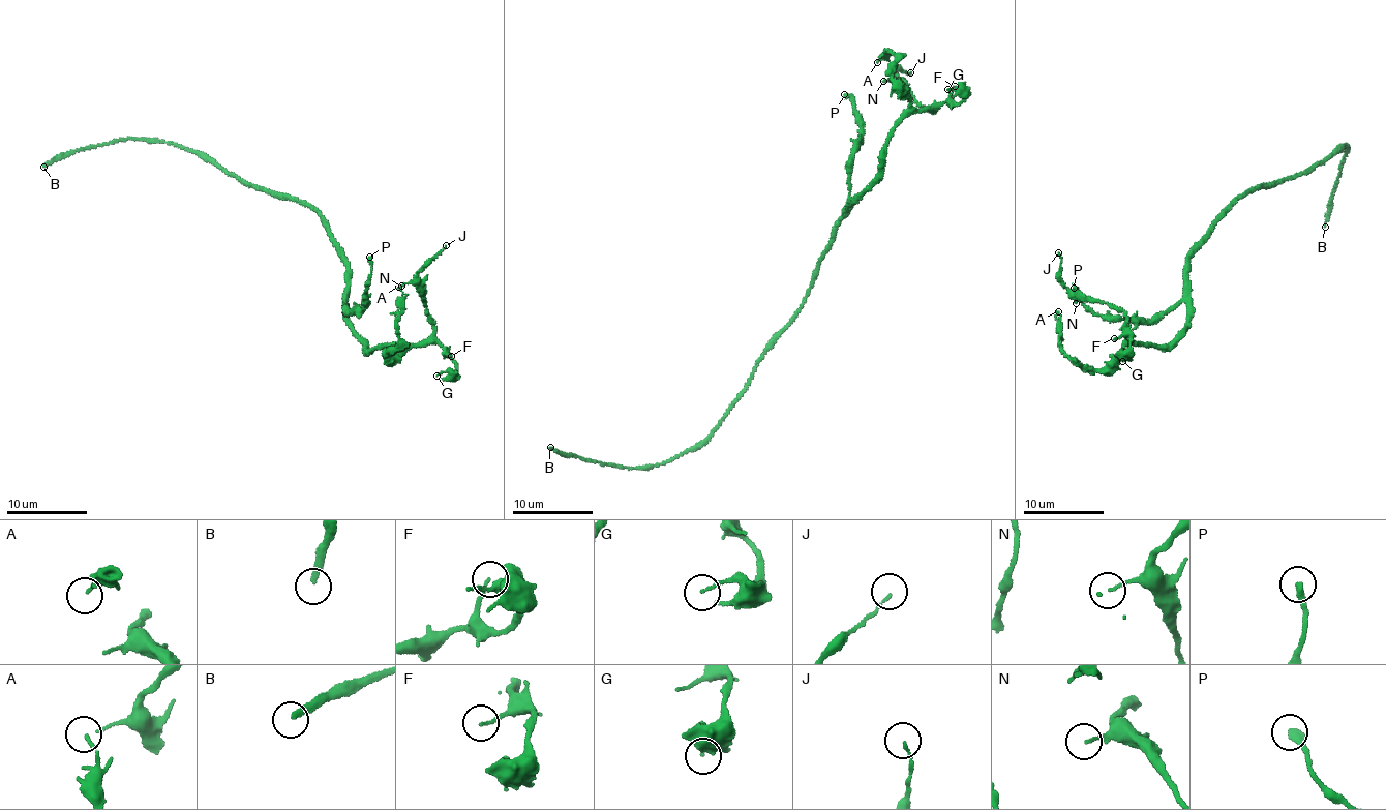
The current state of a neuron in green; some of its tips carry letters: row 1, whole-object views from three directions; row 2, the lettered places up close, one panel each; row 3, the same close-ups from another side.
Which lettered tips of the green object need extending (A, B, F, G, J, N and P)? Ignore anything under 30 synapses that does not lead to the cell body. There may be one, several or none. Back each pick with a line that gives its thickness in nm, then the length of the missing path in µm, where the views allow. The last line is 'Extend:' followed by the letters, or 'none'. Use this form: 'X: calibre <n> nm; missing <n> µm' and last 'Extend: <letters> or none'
B: calibre 220 nm; missing 180 µm
Extend: B

